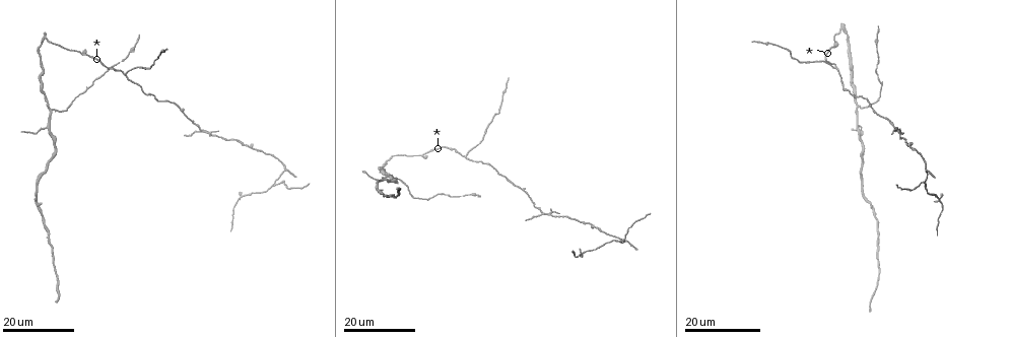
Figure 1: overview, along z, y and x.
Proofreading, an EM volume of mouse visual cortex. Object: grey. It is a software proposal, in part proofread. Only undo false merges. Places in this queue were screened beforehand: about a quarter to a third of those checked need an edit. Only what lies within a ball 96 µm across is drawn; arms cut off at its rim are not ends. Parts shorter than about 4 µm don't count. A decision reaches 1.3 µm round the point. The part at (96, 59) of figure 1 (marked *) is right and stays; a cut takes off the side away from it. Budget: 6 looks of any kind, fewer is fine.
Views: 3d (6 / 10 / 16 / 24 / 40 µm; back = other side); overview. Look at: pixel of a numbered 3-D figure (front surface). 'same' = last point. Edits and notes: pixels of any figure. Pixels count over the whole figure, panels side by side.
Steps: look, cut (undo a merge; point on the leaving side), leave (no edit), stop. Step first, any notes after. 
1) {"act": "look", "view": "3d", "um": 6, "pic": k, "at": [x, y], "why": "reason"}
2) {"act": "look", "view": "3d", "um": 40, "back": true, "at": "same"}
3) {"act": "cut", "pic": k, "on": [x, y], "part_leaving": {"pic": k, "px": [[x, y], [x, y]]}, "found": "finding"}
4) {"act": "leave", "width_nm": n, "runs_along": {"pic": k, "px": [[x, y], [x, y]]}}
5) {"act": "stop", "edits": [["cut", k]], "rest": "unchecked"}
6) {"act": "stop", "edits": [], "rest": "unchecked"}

{"act": "look", "view": "3d", "um": 16, "pic": 1, "at": [419, 154], "why": "sudden change in width"}

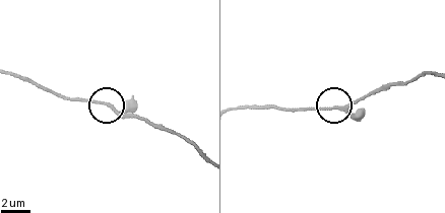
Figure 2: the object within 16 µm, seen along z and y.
{"act": "look", "view": "3d", "um": 6, "pic": 2, "at": [111, 109]}

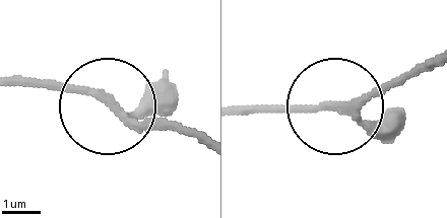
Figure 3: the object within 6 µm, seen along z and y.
{"act": "leave", "runs_along": {"pic": 3, "px": [[429, 70], [332, 105], [238, 105]]}, "found": "one neuron here"}

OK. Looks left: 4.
{"act": "look", "view": "3d", "um": 24, "pic": 1, "at": [124, 73], "why": "a fork"}

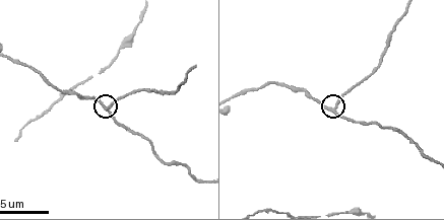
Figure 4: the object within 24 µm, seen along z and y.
{"act": "look", "view": "3d", "um": 10, "pic": 4, "at": [333, 111]}

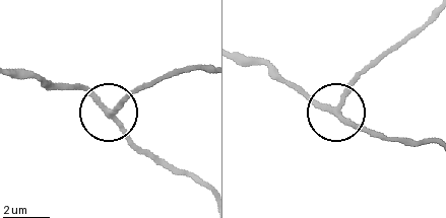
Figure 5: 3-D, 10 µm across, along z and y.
{"act": "leave", "arms": 3, "runs_along": {"pic": 5, "px": [[241, 59], [264, 63], [328, 107], [367, 67]]}, "found": "continuous, no second neuron"}

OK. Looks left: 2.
{"act": "look", "view": "3d", "um": 24, "pic": 1, "at": [48, 129], "why": "three arms meet"}

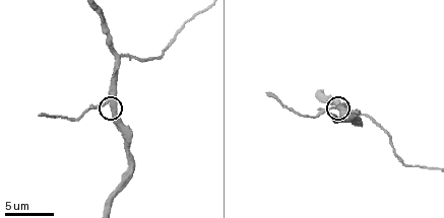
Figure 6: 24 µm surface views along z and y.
{"act": "look", "view": "3d", "um": 10, "pic": 6, "at": [110, 104]}

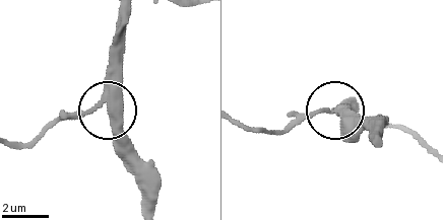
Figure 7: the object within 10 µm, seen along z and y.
{"act": "leave", "side_arm_um": 9, "runs_along": {"pic": 7, "px": [[120, 15], [118, 96], [109, 106], [58, 118]]}, "found": "continuous, no second neuron"}

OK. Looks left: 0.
{"act": "stop", "edits": [], "rest": "unchecked"}

